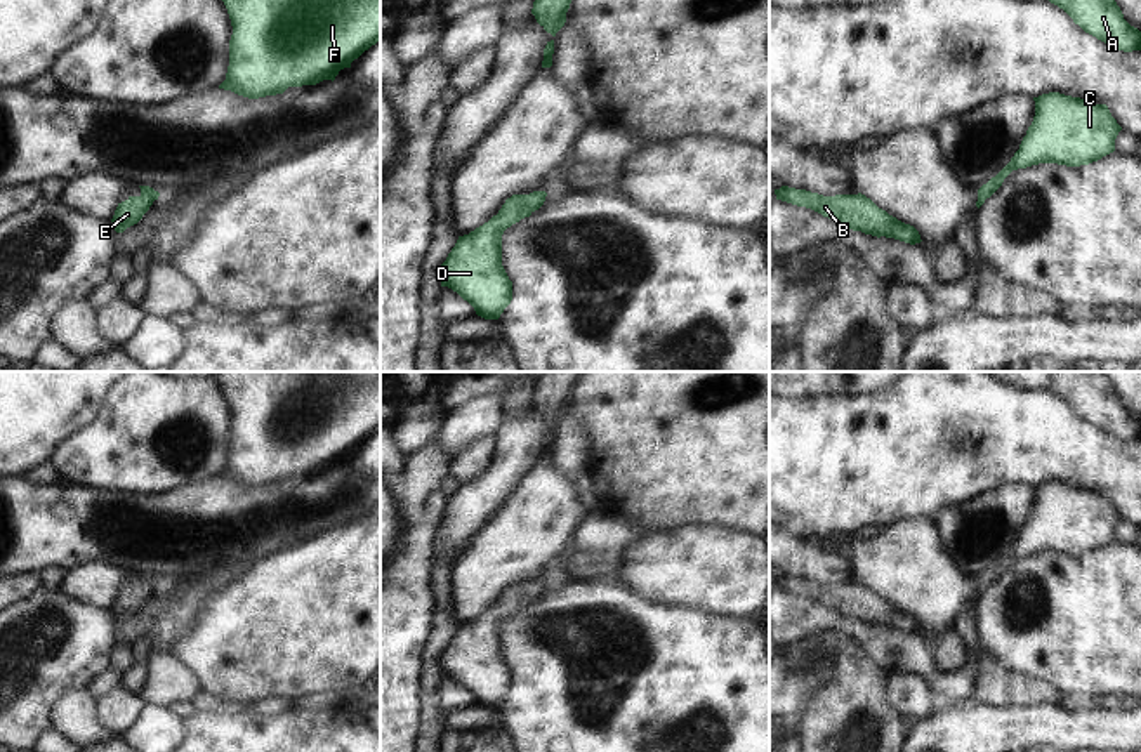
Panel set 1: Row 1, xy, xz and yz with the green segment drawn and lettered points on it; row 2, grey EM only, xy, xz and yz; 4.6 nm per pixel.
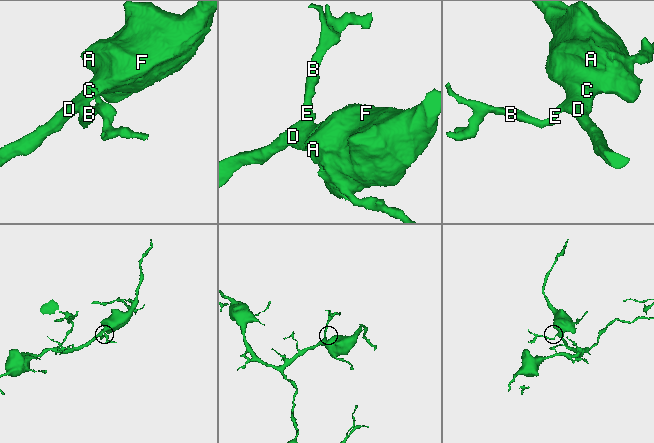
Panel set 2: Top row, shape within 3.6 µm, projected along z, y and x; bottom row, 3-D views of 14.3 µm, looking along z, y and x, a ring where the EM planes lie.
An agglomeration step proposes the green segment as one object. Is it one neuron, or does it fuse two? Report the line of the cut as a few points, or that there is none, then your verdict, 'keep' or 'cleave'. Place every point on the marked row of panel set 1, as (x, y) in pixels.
no cut; keep

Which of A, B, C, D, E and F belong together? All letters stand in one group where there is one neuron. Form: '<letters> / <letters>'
A B C D E F

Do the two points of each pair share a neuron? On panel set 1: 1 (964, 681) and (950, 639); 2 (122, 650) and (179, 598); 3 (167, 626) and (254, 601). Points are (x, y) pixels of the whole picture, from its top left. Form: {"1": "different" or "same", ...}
{"1": "different", "2": "different", "3": "different"}

